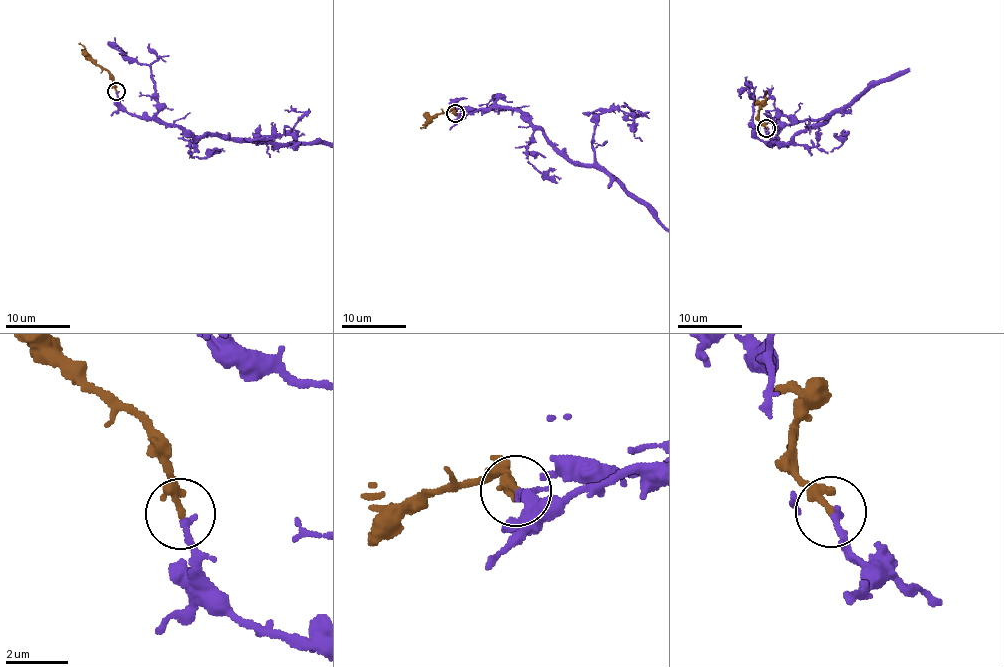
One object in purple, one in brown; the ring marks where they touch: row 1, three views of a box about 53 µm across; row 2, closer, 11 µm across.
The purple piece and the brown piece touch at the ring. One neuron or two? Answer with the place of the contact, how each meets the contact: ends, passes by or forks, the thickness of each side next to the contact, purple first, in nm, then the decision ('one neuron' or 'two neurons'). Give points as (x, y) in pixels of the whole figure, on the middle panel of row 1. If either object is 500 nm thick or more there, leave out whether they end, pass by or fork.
at (455, 113); purple ends there; brown ends there; 240 nm thick on the purple side, 280 nm on the other; one neuron

